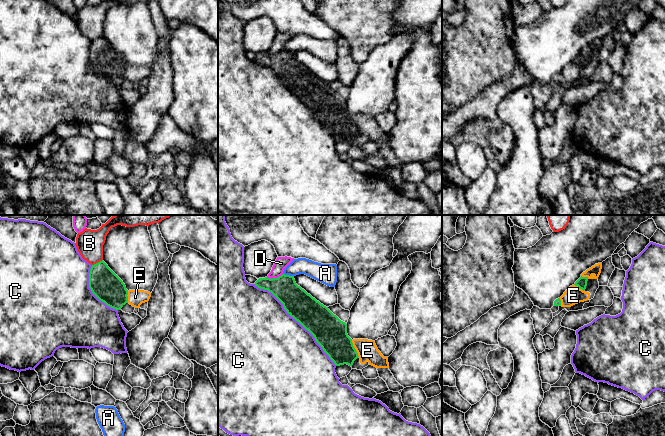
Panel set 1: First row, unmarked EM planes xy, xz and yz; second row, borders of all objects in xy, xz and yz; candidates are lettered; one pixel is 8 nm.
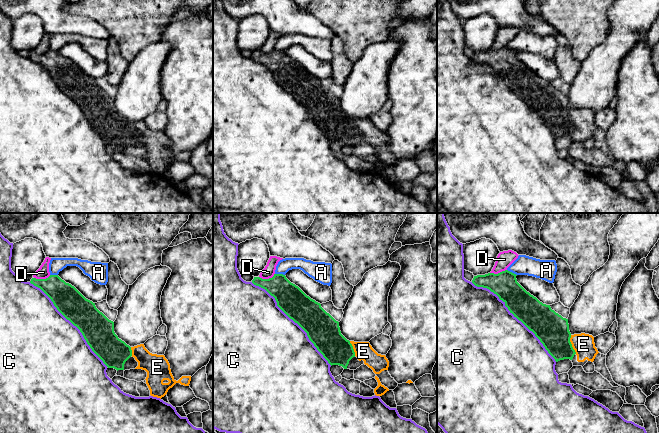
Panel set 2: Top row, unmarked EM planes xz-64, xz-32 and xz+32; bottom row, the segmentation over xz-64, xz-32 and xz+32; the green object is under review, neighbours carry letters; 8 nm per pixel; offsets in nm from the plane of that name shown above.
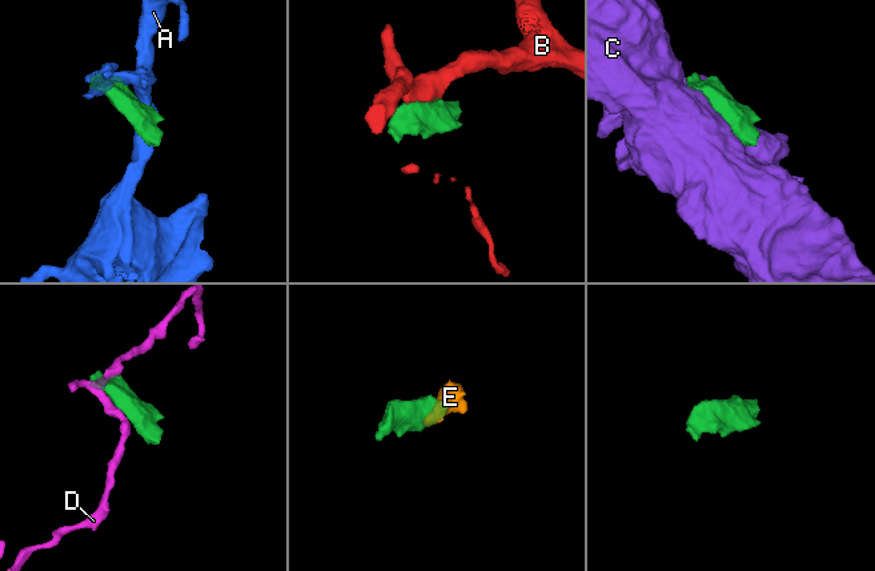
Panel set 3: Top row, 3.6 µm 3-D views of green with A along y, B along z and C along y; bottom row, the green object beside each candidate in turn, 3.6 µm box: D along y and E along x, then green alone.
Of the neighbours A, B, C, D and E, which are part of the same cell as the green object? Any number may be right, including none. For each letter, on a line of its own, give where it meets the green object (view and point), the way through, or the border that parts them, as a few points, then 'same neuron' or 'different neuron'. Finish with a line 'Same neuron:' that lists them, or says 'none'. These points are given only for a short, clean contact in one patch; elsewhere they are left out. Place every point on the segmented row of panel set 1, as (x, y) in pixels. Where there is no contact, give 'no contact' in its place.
A: meets green in xz at (288, 275); border along xz (283, 273), (293, 276); different neuron
B: meets green in xy at (98, 262); different neuron
C: meets green in xz at (297, 320); different neuron
D: meets green in xz at (274, 278); border along xz (282, 273), (277, 277), (266, 277); different neuron
E: meets green in xz at (354, 348); runs through xz (329, 331), (346, 348), (354, 348), (364, 348), (367, 350); same neuron
Same neuron: E

